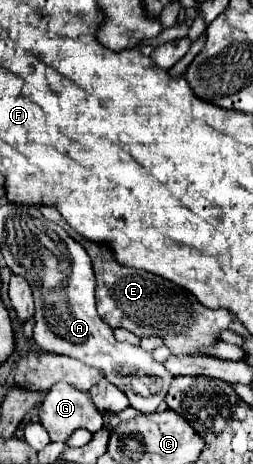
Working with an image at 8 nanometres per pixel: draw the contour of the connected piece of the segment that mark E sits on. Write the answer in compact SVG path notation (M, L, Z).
M93 243L91 249L85 251L95 269L97 311L113 329L123 327L137 337L157 335L165 339L165 345L171 349L171 353L193 353L201 347L217 343L219 331L227 329L233 321L233 317L223 309L203 307L189 291L177 287L175 283L169 283L147 271L121 267L117 261L113 261L113 255L107 247Z

